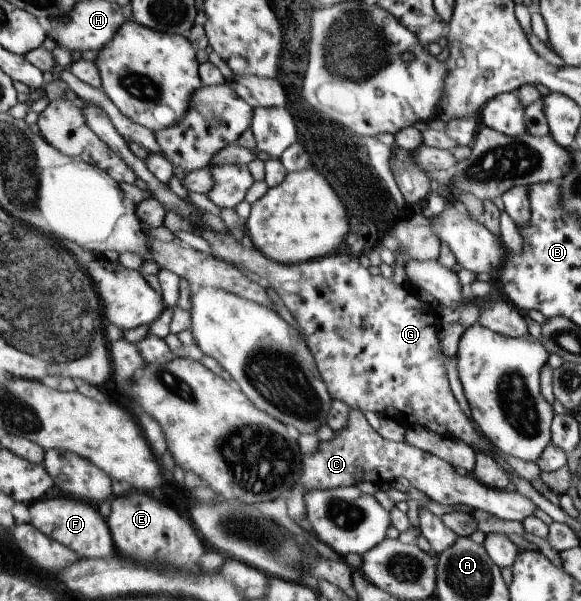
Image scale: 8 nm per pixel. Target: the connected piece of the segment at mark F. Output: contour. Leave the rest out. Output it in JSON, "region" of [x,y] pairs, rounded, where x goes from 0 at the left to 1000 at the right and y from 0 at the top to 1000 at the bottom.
{"region":[[[96,827],[96,830],[74,829],[52,840],[53,867],[65,884],[83,890],[93,900],[110,903],[129,917],[139,930],[196,928],[207,922],[194,897],[194,887],[172,850],[160,837],[141,837],[141,832]]]}

